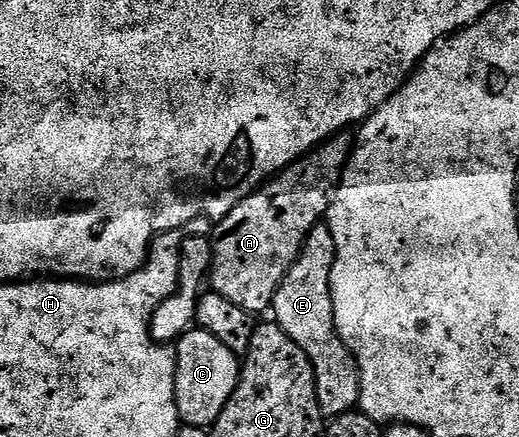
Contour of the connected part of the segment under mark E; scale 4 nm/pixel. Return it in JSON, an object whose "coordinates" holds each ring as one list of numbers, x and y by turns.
{"coordinates":[[325,224,315,226,303,242,299,259,289,268,285,280,277,288,273,318,279,327,309,356,315,373,315,391,324,419,352,413,359,405,359,365,351,349,341,340,333,320,331,273,335,263,333,236]]}

